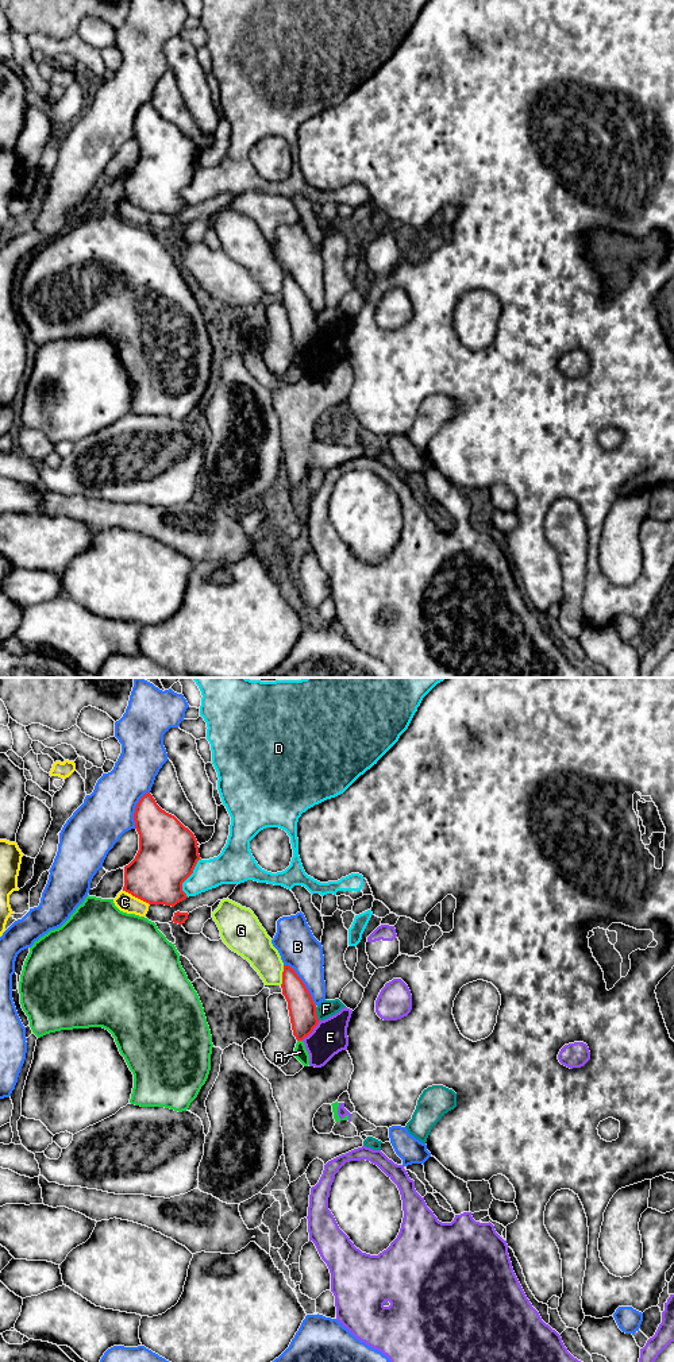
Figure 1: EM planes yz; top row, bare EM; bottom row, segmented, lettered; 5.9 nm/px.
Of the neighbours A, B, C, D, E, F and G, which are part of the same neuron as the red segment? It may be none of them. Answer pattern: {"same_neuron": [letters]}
{"same_neuron": []}

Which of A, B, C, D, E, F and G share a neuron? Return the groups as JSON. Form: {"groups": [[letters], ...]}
{"groups": [["A"], ["B"], ["C"], ["D", "F"], ["E"], ["G"]]}

